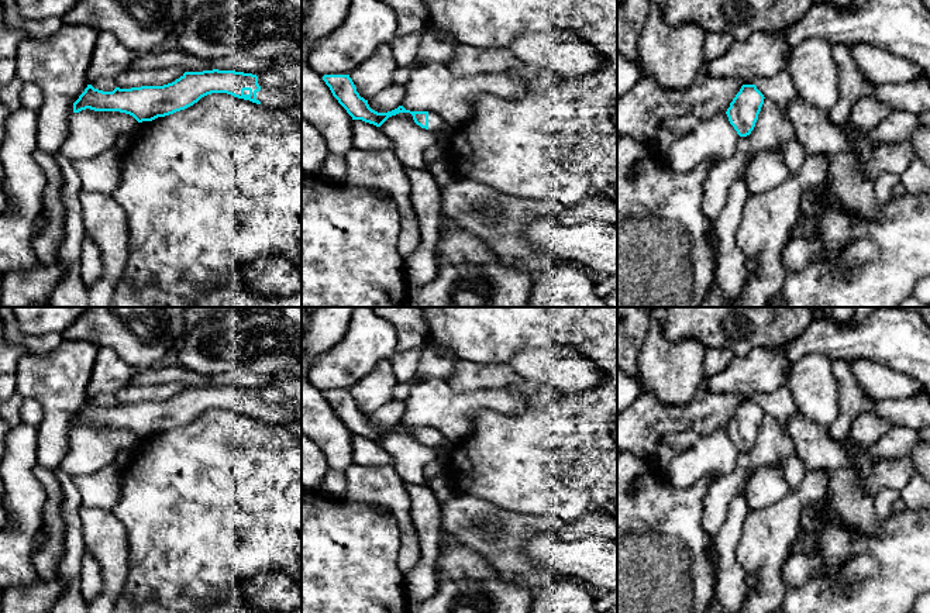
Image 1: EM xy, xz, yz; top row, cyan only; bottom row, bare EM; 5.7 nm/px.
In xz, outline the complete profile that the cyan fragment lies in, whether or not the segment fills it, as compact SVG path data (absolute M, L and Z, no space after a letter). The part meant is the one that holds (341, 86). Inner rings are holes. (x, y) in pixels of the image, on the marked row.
M324 75L323 80L330 87L338 103L352 117L352 120L362 120L365 123L380 127L392 116L399 113L410 113L414 123L421 128L441 131L448 127L441 116L431 111L410 111L403 106L399 106L397 109L388 113L378 113L372 110L368 104L368 100L361 97L356 92L356 87L349 75Z

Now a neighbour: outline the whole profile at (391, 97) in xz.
M390 85L383 92L378 93L375 97L368 100L368 104L372 110L378 113L388 113L399 106L404 97L404 85Z

